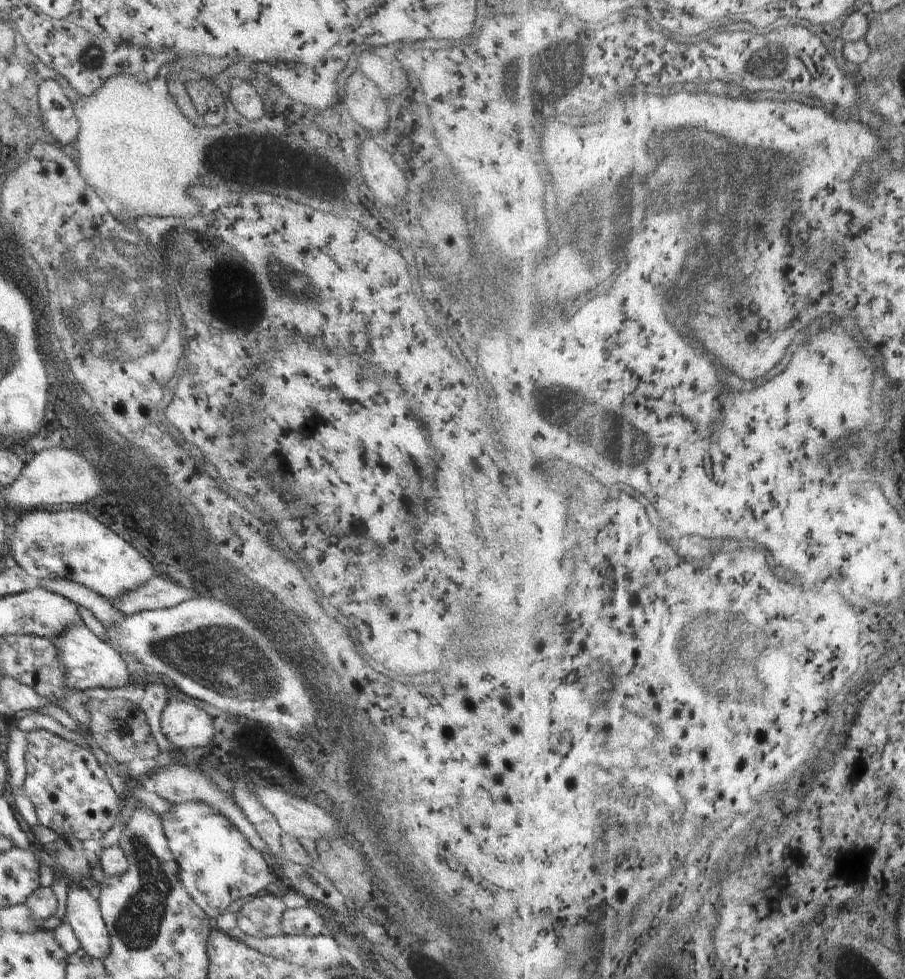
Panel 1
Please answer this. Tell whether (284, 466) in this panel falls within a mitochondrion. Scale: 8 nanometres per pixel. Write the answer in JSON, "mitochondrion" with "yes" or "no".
{"mitochondrion":"no"}

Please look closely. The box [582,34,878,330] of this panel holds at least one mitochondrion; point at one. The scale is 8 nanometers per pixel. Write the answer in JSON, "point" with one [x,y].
{"point":[771,66]}

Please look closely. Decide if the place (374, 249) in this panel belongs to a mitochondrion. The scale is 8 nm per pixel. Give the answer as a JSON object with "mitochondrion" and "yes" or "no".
{"mitochondrion":"no"}

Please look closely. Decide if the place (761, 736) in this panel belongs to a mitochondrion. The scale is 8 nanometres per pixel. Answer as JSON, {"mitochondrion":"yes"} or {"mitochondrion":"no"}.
{"mitochondrion":"no"}

